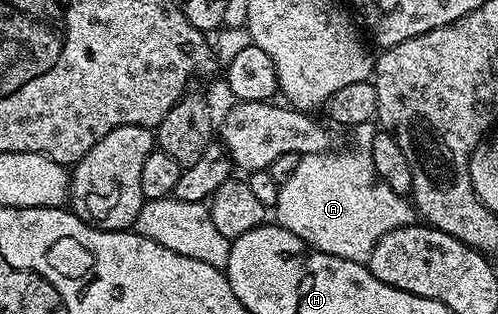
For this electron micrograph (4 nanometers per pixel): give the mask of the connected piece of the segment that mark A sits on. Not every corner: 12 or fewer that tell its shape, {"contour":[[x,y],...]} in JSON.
{"contour":[[369,150],[299,158],[272,208],[315,251],[369,264],[411,200]]}

